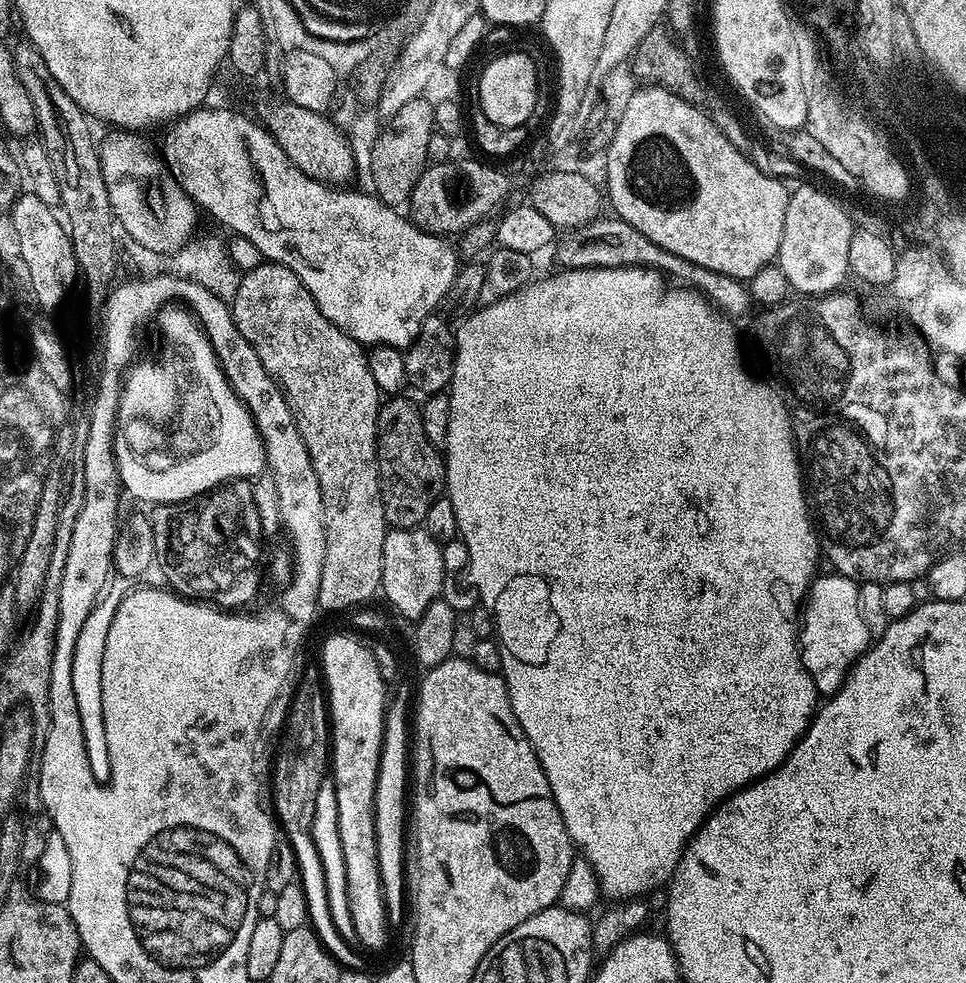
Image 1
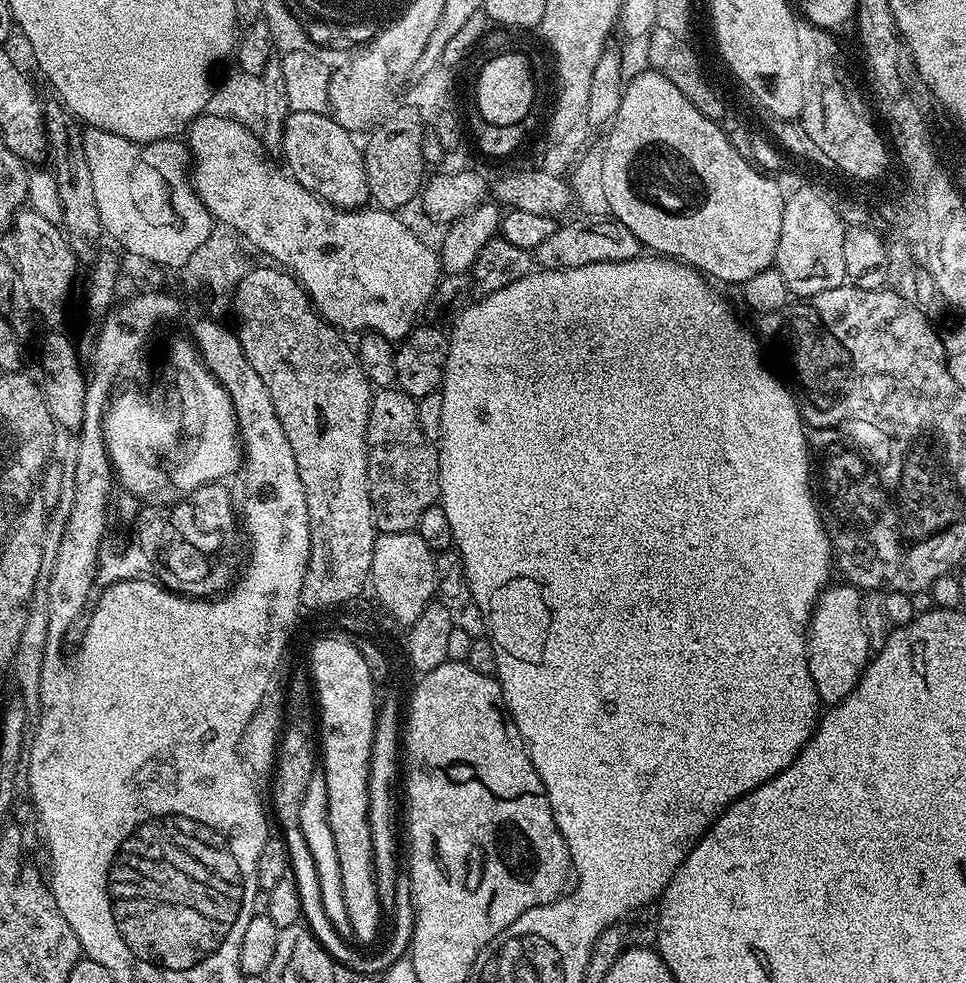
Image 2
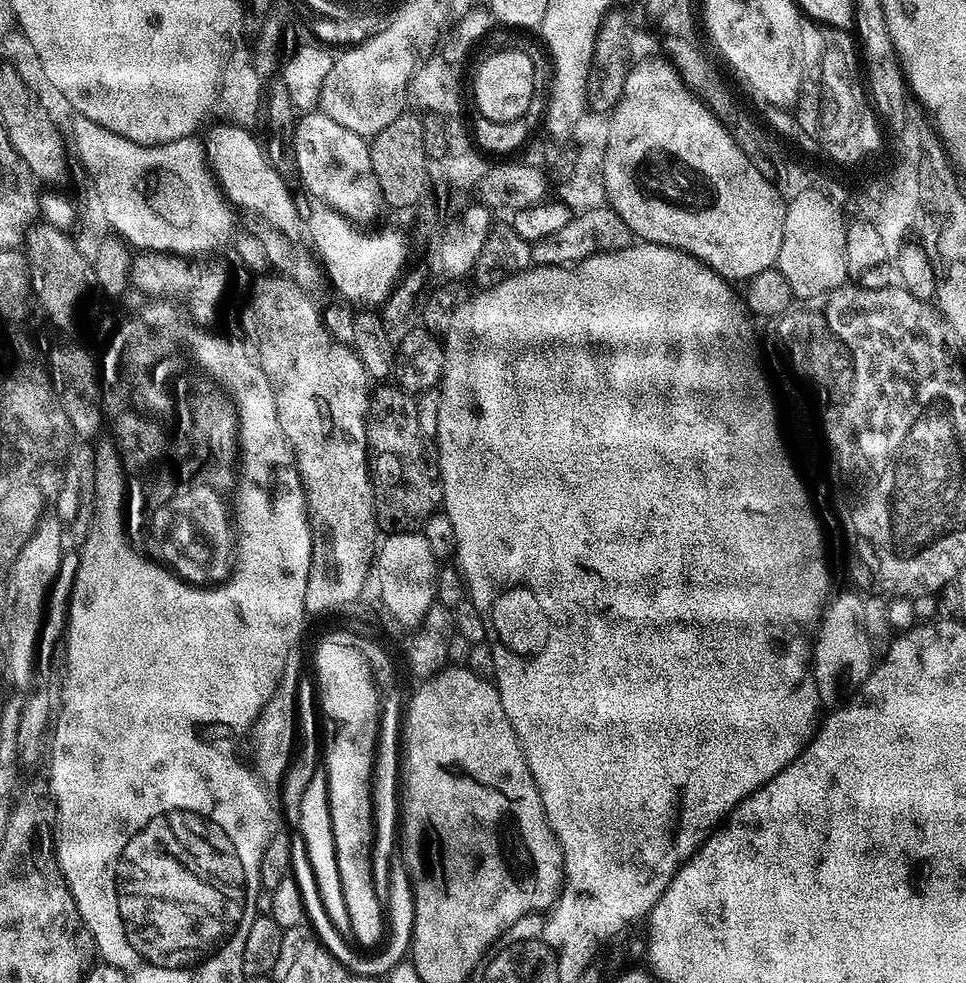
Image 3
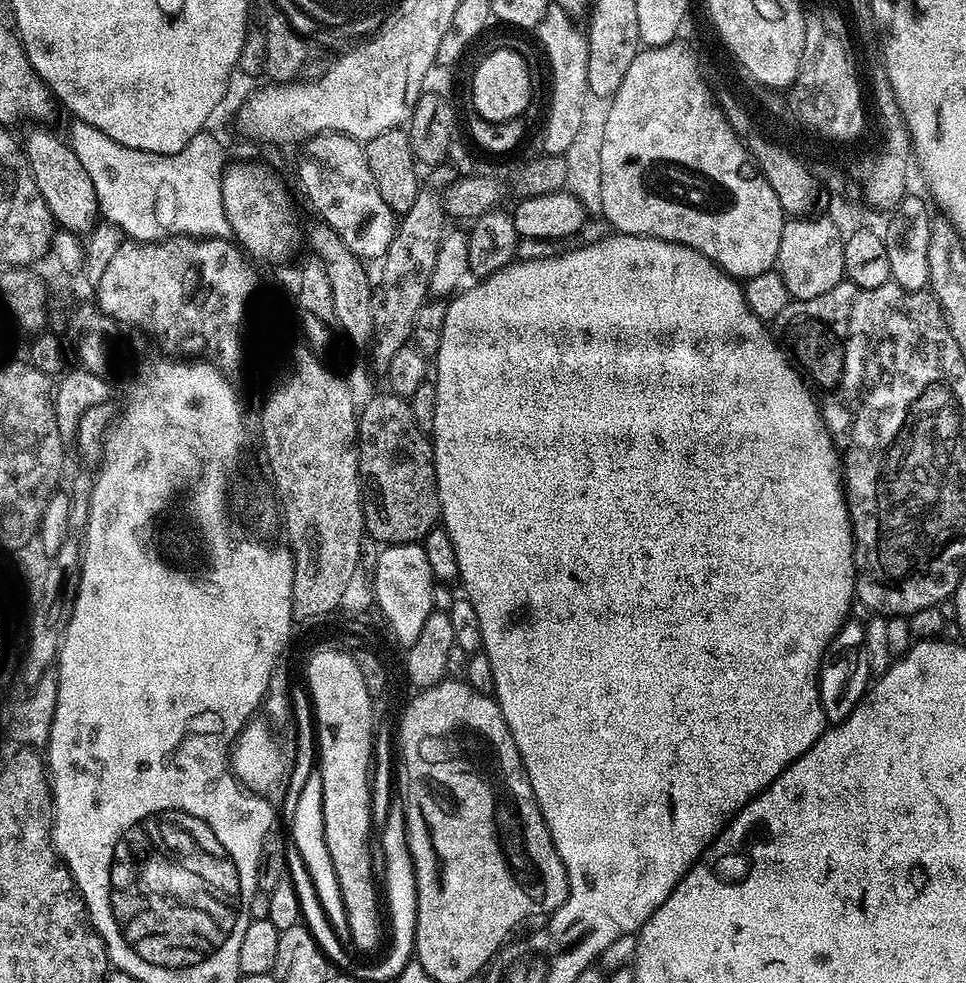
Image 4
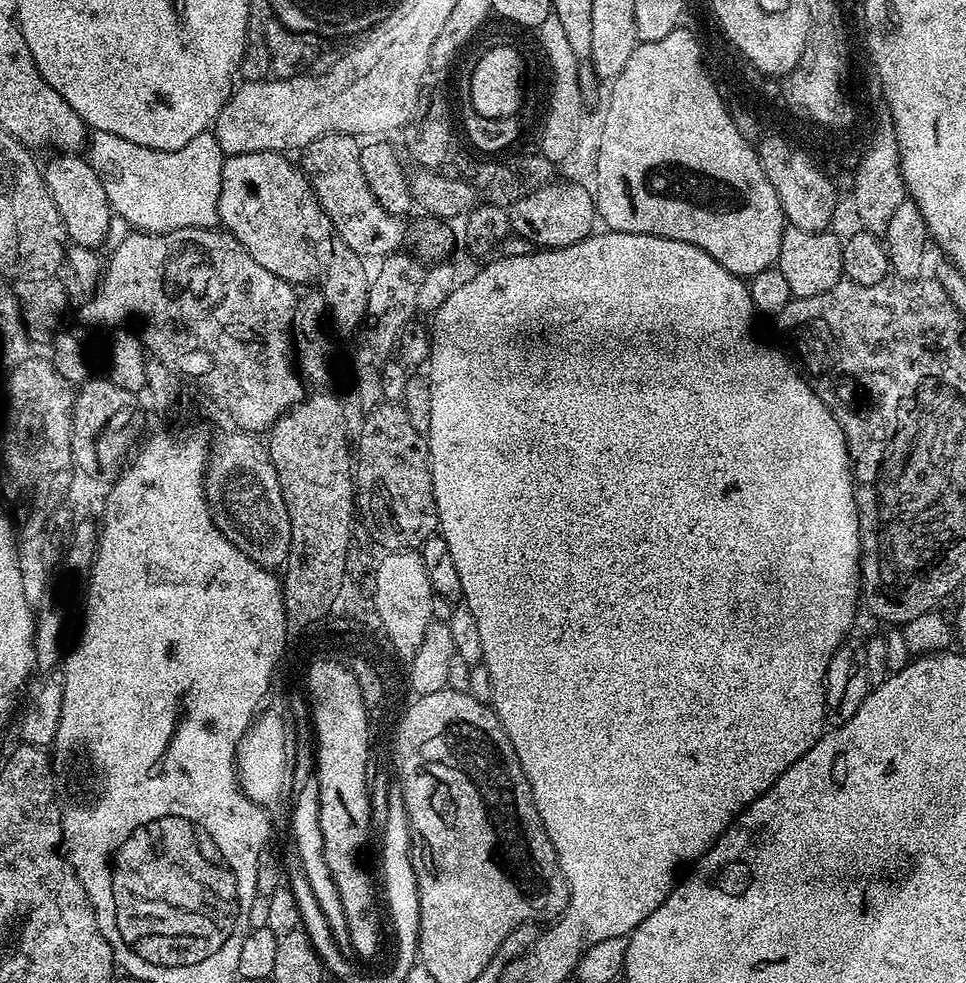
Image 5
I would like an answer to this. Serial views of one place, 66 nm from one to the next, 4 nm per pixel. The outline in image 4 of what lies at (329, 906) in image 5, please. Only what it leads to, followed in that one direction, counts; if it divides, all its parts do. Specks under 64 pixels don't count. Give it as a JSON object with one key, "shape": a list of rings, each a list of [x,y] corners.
{"shape":[[[319,770],[312,771],[310,778],[306,781],[306,786],[303,787],[299,795],[290,829],[292,829],[292,836],[290,832],[291,847],[296,848],[298,854],[302,854],[302,862],[306,862],[310,882],[314,882],[314,894],[318,894],[318,902],[322,902],[322,910],[326,914],[334,934],[339,938],[341,944],[345,946],[351,945],[350,922],[346,922],[346,906],[342,906],[342,890],[338,886],[338,874],[334,874],[334,862],[330,862],[330,850],[326,850],[326,826],[322,818],[322,774]]]}

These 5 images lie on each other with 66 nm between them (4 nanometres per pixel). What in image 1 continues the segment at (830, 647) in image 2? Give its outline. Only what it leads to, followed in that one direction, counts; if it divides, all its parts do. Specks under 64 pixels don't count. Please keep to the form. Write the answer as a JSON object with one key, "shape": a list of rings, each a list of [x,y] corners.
{"shape":[[[820,574],[813,579],[798,628],[802,666],[806,666],[806,674],[810,674],[817,693],[824,698],[831,698],[844,685],[856,661],[870,647],[866,622],[862,622],[862,610],[858,610],[857,581],[849,576],[831,575]]]}

